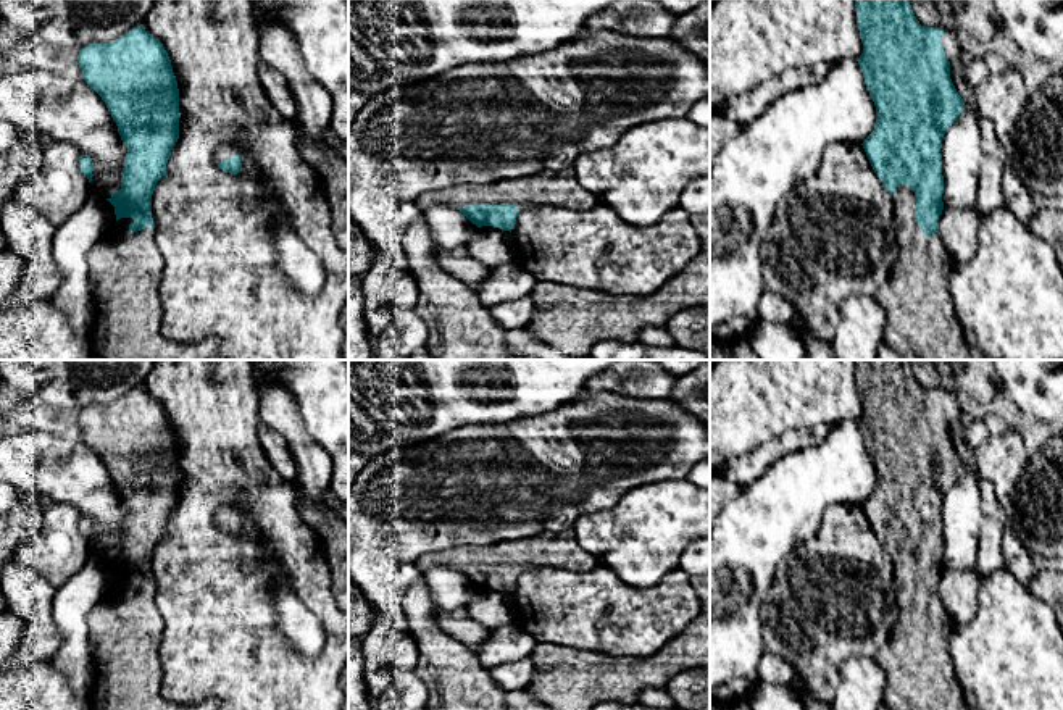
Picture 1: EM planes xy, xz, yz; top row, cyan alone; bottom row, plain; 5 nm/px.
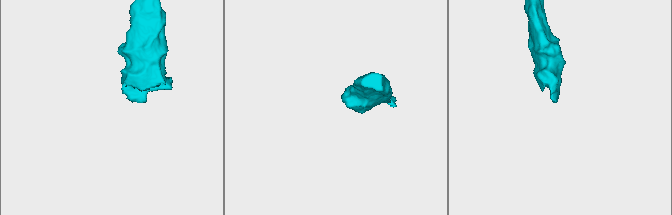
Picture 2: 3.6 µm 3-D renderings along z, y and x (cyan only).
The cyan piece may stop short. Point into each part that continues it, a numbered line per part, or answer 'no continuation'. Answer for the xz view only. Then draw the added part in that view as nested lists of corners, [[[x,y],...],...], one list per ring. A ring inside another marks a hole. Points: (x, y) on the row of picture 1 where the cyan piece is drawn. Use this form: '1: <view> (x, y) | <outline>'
1: xz (562, 187) | [[[574,168],[548,171],[524,179],[498,181],[489,186],[460,186],[442,190],[424,192],[416,200],[418,211],[437,205],[452,208],[469,203],[516,205],[519,210],[532,207],[566,207],[590,208],[598,200],[586,190],[574,173]]]

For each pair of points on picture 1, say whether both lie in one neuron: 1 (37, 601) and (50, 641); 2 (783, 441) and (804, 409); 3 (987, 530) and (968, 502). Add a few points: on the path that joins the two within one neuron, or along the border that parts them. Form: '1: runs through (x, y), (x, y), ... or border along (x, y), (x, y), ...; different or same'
1: border along (50, 620), (47, 623), (25, 625); different
2: border along (808, 428), (786, 430), (757, 447); different
3: border along (979, 484), (979, 552), (975, 559); different

